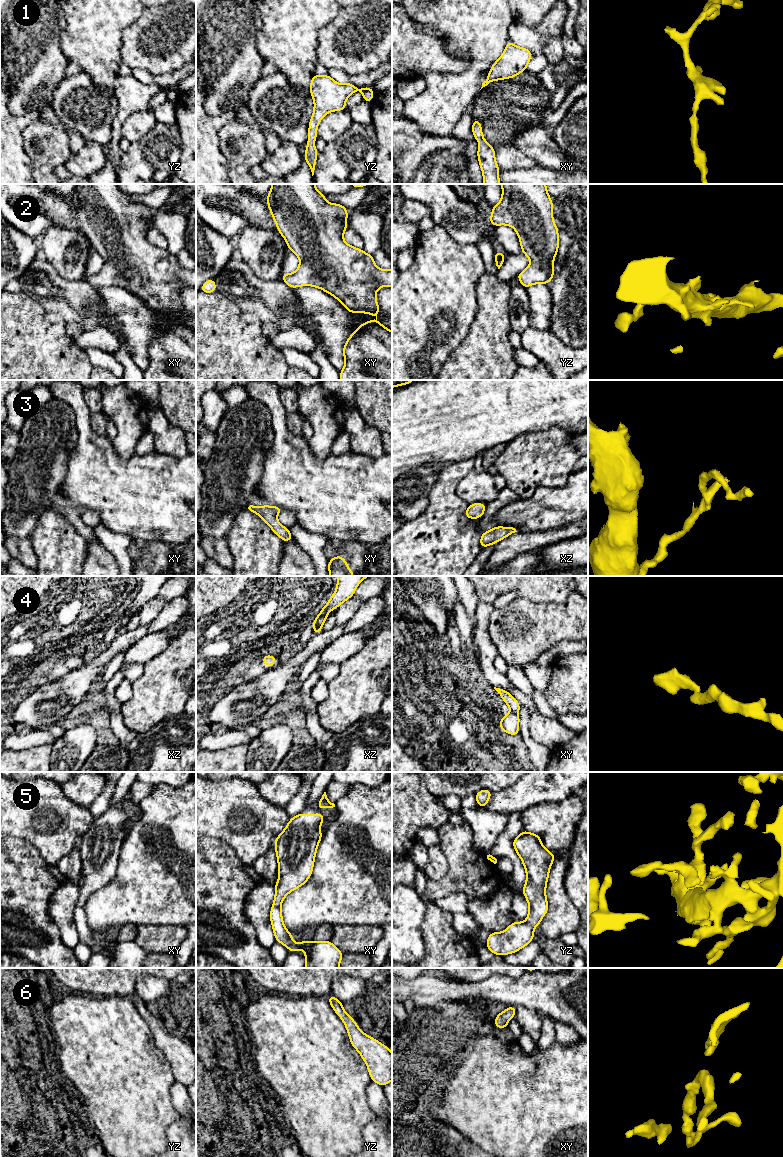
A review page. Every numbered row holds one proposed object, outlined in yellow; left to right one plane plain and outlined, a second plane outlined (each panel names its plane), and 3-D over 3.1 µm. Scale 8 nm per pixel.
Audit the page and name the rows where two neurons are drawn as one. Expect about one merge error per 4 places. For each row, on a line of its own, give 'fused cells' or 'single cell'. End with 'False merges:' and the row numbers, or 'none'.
1: single cell
2: single cell
3: single cell
4: fused cells
5: single cell
6: single cell
False merges: 4

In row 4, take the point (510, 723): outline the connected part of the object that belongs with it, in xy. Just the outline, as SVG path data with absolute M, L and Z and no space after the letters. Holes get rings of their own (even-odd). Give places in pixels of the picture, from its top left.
M509 713L506 716L503 716L499 721L501 730L508 733L509 735L518 735L519 734L519 715L514 713Z

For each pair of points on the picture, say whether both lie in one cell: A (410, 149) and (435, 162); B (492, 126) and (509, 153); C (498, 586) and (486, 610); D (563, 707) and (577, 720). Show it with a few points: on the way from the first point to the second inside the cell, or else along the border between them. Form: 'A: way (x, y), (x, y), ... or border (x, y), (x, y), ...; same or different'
A: border (447, 147), (428, 153), (414, 173); different
B: way (499, 133), (504, 146); same
C: border (480, 601), (492, 604); different
D: border (577, 713), (564, 713), (560, 715); different

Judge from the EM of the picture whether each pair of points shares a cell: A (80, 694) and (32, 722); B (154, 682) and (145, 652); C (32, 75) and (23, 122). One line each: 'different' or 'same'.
A: same
B: different
C: different

